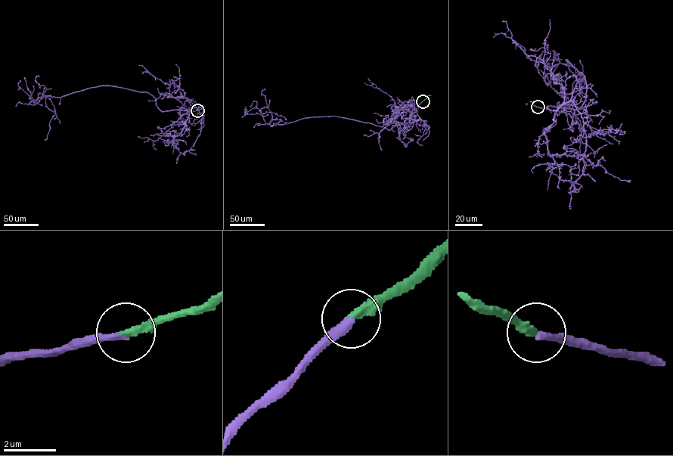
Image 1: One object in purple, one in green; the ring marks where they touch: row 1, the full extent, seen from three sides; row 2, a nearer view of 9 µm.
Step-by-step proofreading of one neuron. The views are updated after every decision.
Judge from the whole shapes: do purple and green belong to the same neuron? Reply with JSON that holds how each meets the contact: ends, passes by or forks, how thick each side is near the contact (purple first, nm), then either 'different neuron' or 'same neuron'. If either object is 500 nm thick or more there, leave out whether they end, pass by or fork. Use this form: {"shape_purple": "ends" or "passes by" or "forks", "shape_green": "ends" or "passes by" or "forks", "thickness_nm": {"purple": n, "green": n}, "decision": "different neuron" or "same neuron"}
{"shape_purple": "ends", "shape_green": "ends", "thickness_nm": {"purple": 320, "green": 320}, "decision": "same neuron"}

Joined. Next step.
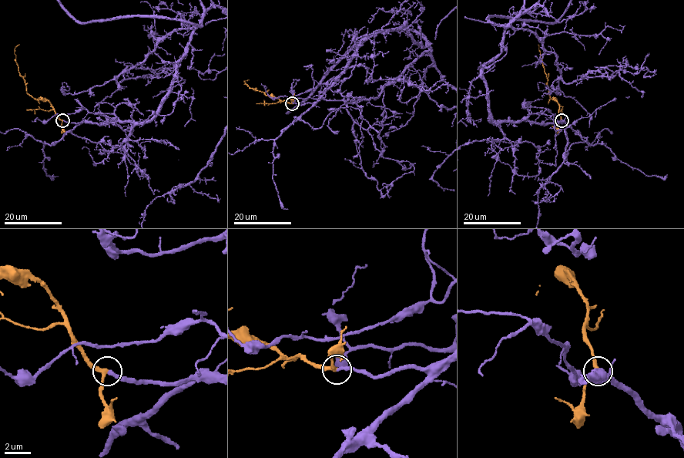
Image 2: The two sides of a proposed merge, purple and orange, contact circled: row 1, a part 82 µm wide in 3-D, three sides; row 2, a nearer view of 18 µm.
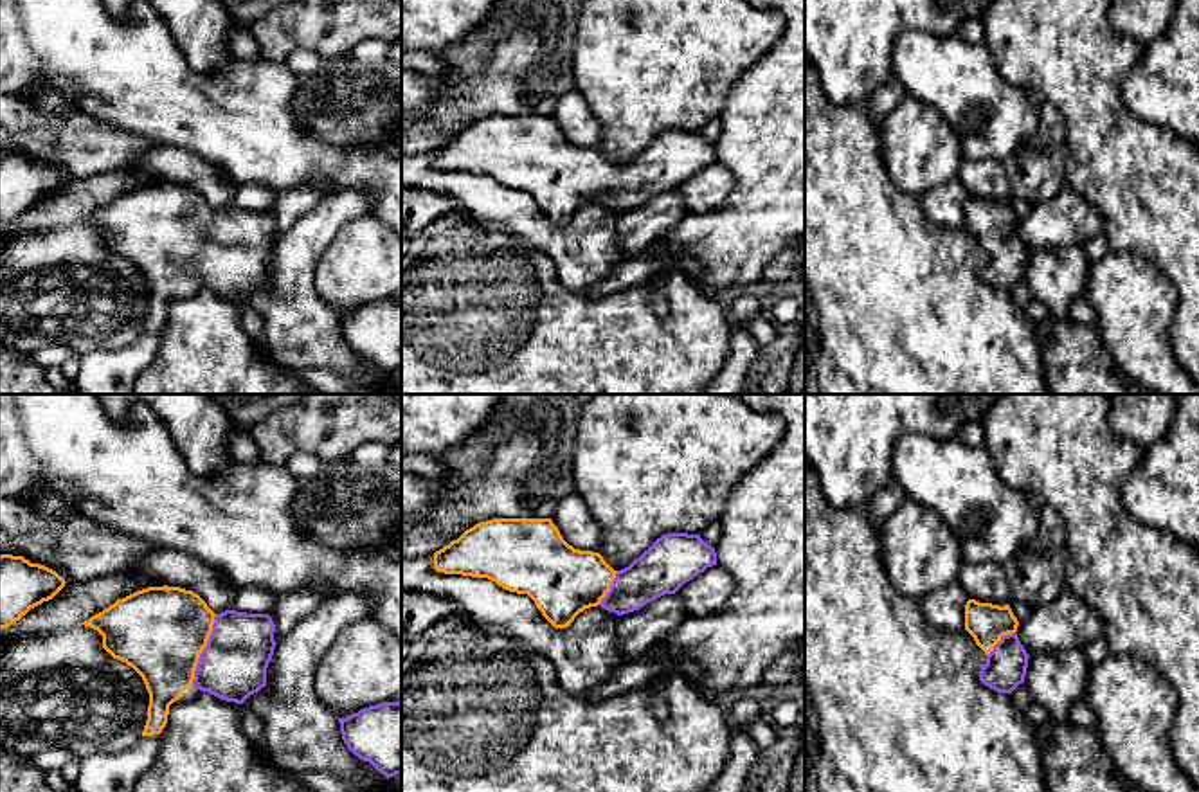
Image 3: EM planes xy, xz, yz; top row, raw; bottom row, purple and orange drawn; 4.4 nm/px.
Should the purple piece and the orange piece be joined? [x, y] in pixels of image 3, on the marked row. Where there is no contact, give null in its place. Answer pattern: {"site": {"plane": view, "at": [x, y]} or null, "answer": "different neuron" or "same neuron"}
{"site": {"plane": "xy", "at": [204, 650]}, "answer": "same neuron"}

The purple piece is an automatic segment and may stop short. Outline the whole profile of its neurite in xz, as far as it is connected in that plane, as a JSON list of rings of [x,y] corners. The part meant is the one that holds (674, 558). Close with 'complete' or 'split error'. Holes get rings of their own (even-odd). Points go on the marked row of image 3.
[[[551,518],[479,522],[434,553],[437,572],[488,578],[509,592],[527,594],[554,628],[571,626],[580,612],[598,605],[618,616],[639,610],[664,594],[675,594],[686,581],[713,565],[717,565],[715,547],[700,535],[668,533],[628,567],[614,571],[600,553],[569,545]]]; split error

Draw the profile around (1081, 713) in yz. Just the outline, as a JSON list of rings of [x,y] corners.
[[[1084,700],[1071,706],[1069,722],[1073,725],[1080,725],[1080,727],[1086,727],[1086,729],[1091,729],[1091,731],[1096,729],[1096,716],[1091,711],[1089,704],[1084,702]]]

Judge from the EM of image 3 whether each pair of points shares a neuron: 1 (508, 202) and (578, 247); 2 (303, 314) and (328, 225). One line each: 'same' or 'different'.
1: same
2: same

